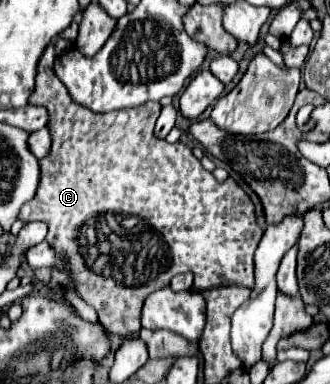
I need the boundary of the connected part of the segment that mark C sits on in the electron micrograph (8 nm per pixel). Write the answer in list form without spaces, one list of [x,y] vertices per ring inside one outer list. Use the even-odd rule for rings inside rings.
[[[51,43],[47,49],[45,49],[45,55],[41,57],[39,61],[39,67],[37,67],[37,83],[35,83],[35,91],[31,95],[31,105],[45,105],[49,109],[49,131],[51,131],[51,137],[53,137],[53,147],[51,147],[51,153],[41,159],[41,183],[39,183],[39,189],[37,189],[37,195],[25,203],[25,207],[21,209],[19,213],[19,219],[21,221],[45,221],[49,225],[49,233],[47,233],[47,243],[55,249],[55,251],[65,251],[65,255],[69,255],[69,271],[73,271],[73,279],[69,279],[69,275],[65,275],[65,271],[57,271],[57,269],[51,269],[51,281],[47,283],[47,289],[49,293],[53,295],[59,295],[61,299],[65,299],[65,291],[67,287],[73,287],[77,291],[77,295],[81,295],[81,299],[85,303],[89,303],[91,307],[95,307],[97,315],[99,315],[99,321],[101,325],[105,327],[107,333],[115,335],[115,337],[131,337],[131,335],[137,335],[137,331],[141,329],[141,307],[143,307],[143,301],[149,293],[161,289],[161,287],[167,287],[169,281],[179,275],[179,273],[187,273],[191,271],[195,275],[195,281],[193,281],[193,287],[195,289],[201,289],[201,291],[207,291],[207,289],[215,289],[215,287],[221,287],[221,285],[237,285],[237,287],[249,287],[253,289],[253,283],[255,283],[255,275],[253,275],[253,253],[257,249],[257,243],[261,241],[261,235],[263,235],[263,229],[259,227],[257,223],[257,213],[255,213],[255,205],[253,201],[249,199],[249,195],[237,185],[235,179],[227,179],[227,181],[217,181],[213,173],[205,171],[199,163],[199,159],[195,159],[195,155],[191,153],[191,149],[177,141],[175,145],[167,143],[167,141],[161,141],[153,135],[153,127],[155,127],[155,121],[159,117],[159,111],[161,111],[161,105],[159,103],[145,103],[141,107],[133,107],[133,109],[127,109],[127,115],[125,111],[111,111],[111,113],[93,113],[89,111],[87,107],[81,107],[79,103],[73,103],[73,97],[69,95],[69,91],[65,91],[65,85],[57,79],[57,75],[53,73],[53,61],[55,61],[55,43]]]

